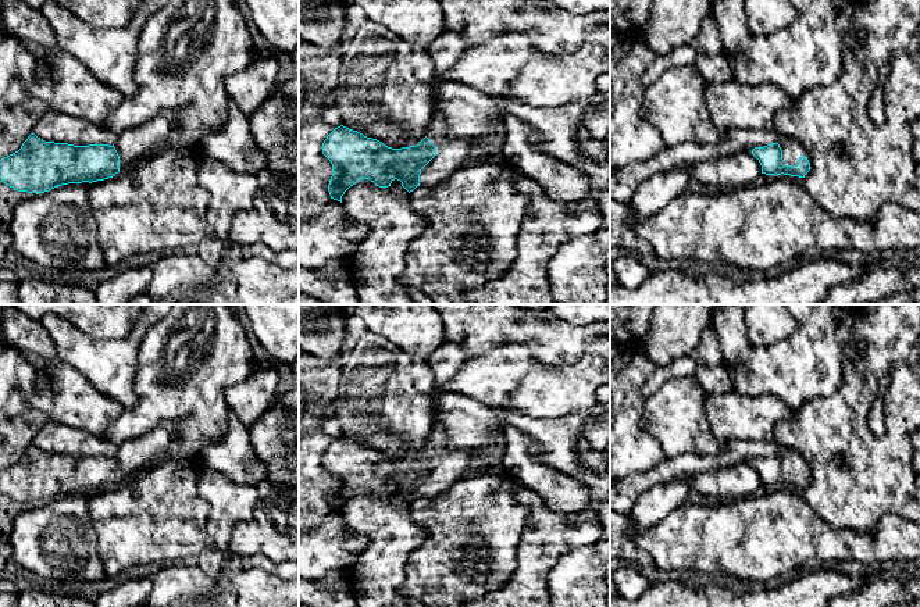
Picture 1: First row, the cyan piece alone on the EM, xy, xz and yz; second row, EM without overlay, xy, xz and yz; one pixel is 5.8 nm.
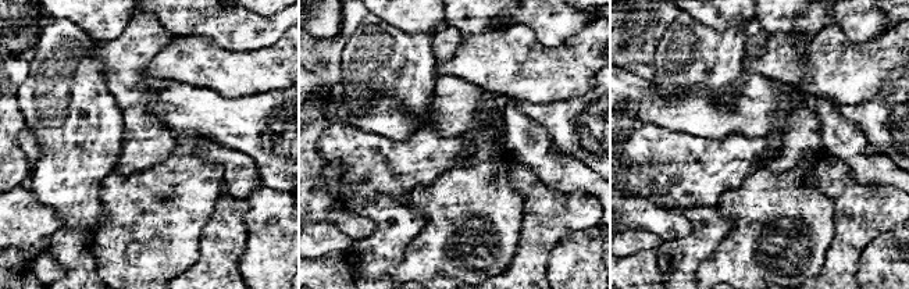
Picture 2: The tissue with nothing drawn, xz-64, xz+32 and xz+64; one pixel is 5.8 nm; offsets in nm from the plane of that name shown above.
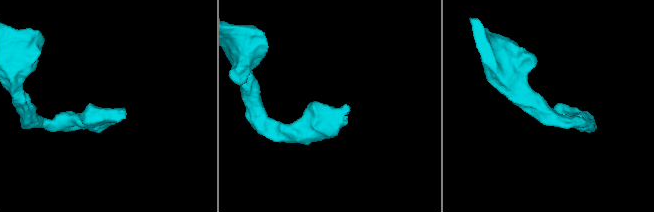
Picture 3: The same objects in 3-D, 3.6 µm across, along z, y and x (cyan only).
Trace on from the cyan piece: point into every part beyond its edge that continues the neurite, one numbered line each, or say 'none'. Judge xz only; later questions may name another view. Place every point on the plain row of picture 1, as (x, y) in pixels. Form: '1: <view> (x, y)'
1: xz (452, 466)

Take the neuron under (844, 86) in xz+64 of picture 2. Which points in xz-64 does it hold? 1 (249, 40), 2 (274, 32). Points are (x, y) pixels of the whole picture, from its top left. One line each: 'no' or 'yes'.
1: no
2: no

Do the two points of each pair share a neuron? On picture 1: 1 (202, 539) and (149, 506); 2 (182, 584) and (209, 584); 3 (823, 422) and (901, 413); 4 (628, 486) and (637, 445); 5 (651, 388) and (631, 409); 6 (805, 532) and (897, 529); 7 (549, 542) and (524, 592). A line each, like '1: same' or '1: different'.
1: same
2: same
3: same
4: different
5: different
6: same
7: same

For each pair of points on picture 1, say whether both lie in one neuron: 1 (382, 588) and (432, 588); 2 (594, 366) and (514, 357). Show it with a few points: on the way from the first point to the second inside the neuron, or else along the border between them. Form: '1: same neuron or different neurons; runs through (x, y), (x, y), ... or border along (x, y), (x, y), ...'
1: different neurons; border along (409, 557), (405, 566), (405, 579), (396, 592)
2: same neuron; runs through (574, 377), (534, 377)

